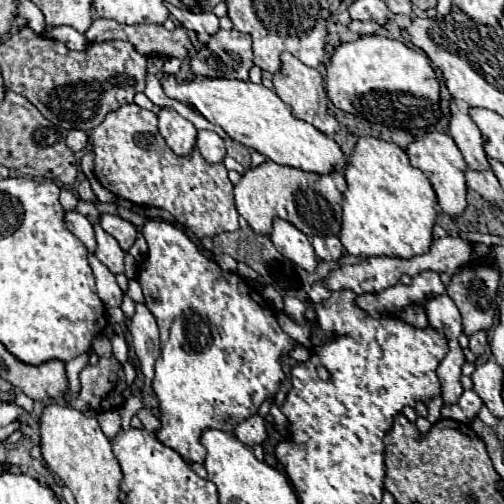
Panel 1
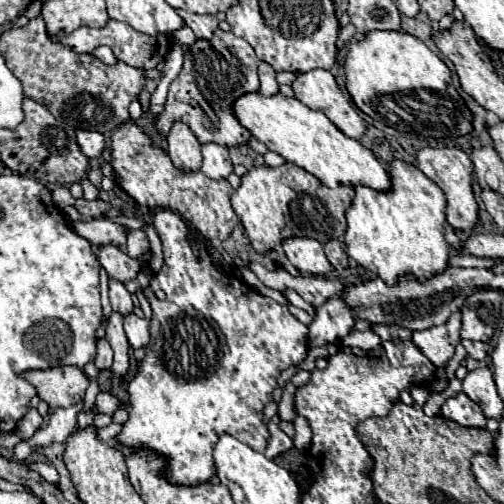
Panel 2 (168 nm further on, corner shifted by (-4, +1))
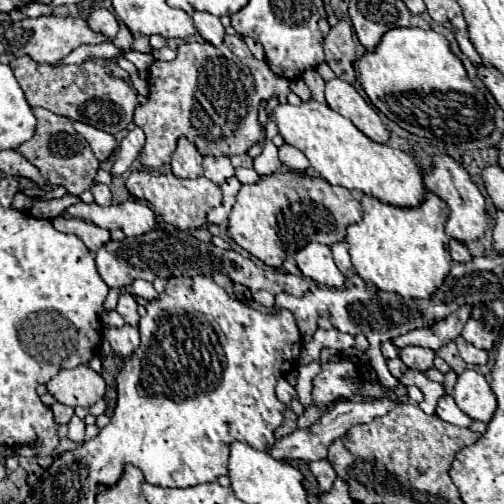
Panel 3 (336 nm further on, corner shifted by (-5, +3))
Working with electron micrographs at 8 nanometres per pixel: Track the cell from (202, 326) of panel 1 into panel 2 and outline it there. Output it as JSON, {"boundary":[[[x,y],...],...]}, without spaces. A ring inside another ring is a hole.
{"boundary":[[[160,209],[154,213],[152,225],[162,241],[164,265],[152,275],[150,285],[144,289],[144,295],[152,307],[152,339],[146,347],[146,357],[140,363],[138,375],[128,385],[130,419],[124,423],[118,441],[124,447],[124,455],[138,447],[148,447],[168,457],[170,463],[166,475],[172,483],[198,485],[216,473],[212,449],[222,433],[228,433],[242,443],[248,443],[248,447],[264,453],[268,429],[262,423],[262,409],[272,401],[278,375],[306,359],[308,327],[292,317],[284,305],[250,289],[236,275],[224,275],[212,263],[202,241],[196,239],[194,231],[178,213]],[[196,245],[200,245],[198,255],[194,255]],[[156,289],[166,293],[166,301],[158,301],[154,297]]]}

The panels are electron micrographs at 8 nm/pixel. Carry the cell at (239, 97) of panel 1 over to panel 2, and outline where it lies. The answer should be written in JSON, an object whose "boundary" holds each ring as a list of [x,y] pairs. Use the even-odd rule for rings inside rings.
{"boundary":[[[252,91],[234,99],[232,113],[242,123],[242,127],[252,133],[254,139],[264,143],[270,151],[282,155],[286,161],[316,175],[326,187],[366,185],[378,191],[390,187],[386,167],[374,157],[370,149],[340,133],[324,113],[308,109],[296,97],[286,97],[282,93],[266,97],[260,91]]]}

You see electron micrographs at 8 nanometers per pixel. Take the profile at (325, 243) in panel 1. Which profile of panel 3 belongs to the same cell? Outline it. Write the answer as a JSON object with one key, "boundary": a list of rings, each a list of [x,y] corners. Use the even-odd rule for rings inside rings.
{"boundary":[[[341,241],[341,243],[335,243],[331,245],[331,251],[333,251],[333,257],[335,257],[335,263],[337,267],[347,273],[351,269],[351,259],[349,259],[349,253],[347,253],[347,243]]]}

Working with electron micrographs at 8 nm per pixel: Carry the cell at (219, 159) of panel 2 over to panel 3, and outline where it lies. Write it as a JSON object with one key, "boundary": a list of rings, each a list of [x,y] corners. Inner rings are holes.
{"boundary":[[[219,155],[219,157],[205,157],[203,159],[203,169],[205,169],[205,177],[209,181],[213,181],[215,185],[223,185],[229,177],[235,175],[233,165],[223,155]]]}

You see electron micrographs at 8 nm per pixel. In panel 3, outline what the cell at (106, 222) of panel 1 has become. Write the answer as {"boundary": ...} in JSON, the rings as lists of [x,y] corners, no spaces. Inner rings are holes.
{"boundary":[[[55,217],[55,219],[51,219],[51,223],[61,233],[77,235],[91,253],[99,251],[99,247],[103,247],[103,243],[107,243],[111,239],[107,229],[95,227],[95,223],[91,223],[91,221],[83,221],[83,219],[75,219],[75,217],[71,217],[71,219]]]}

